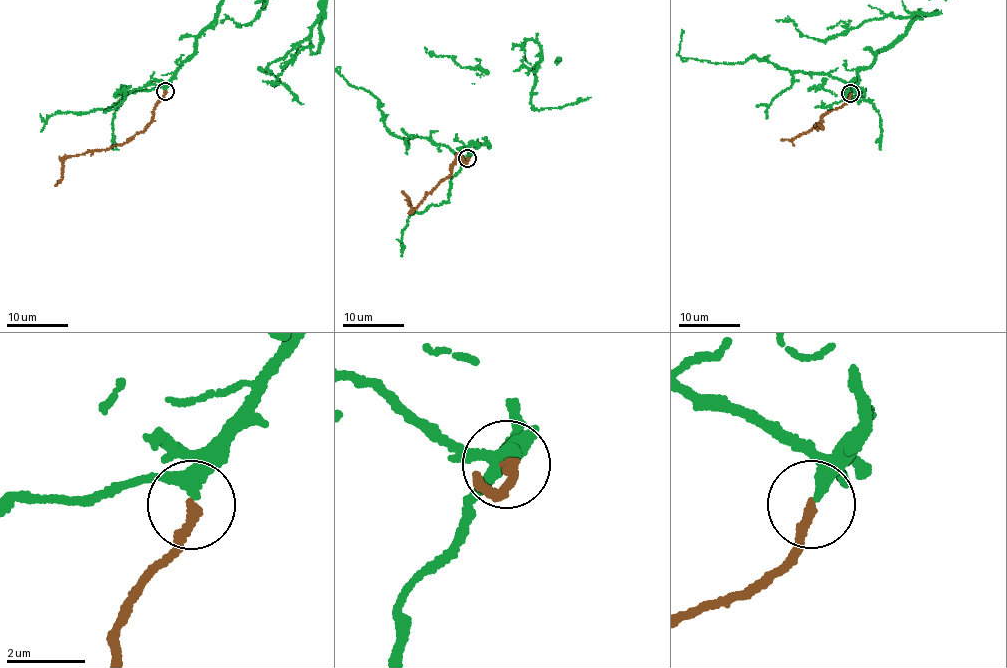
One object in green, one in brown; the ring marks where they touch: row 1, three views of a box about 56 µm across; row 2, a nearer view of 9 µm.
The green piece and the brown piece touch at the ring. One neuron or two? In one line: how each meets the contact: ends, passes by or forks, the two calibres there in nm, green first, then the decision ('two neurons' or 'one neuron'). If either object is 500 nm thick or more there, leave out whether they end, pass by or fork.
green passes by; brown ends there; 280 nm thick on the green side, 240 nm on the other; one neuron

